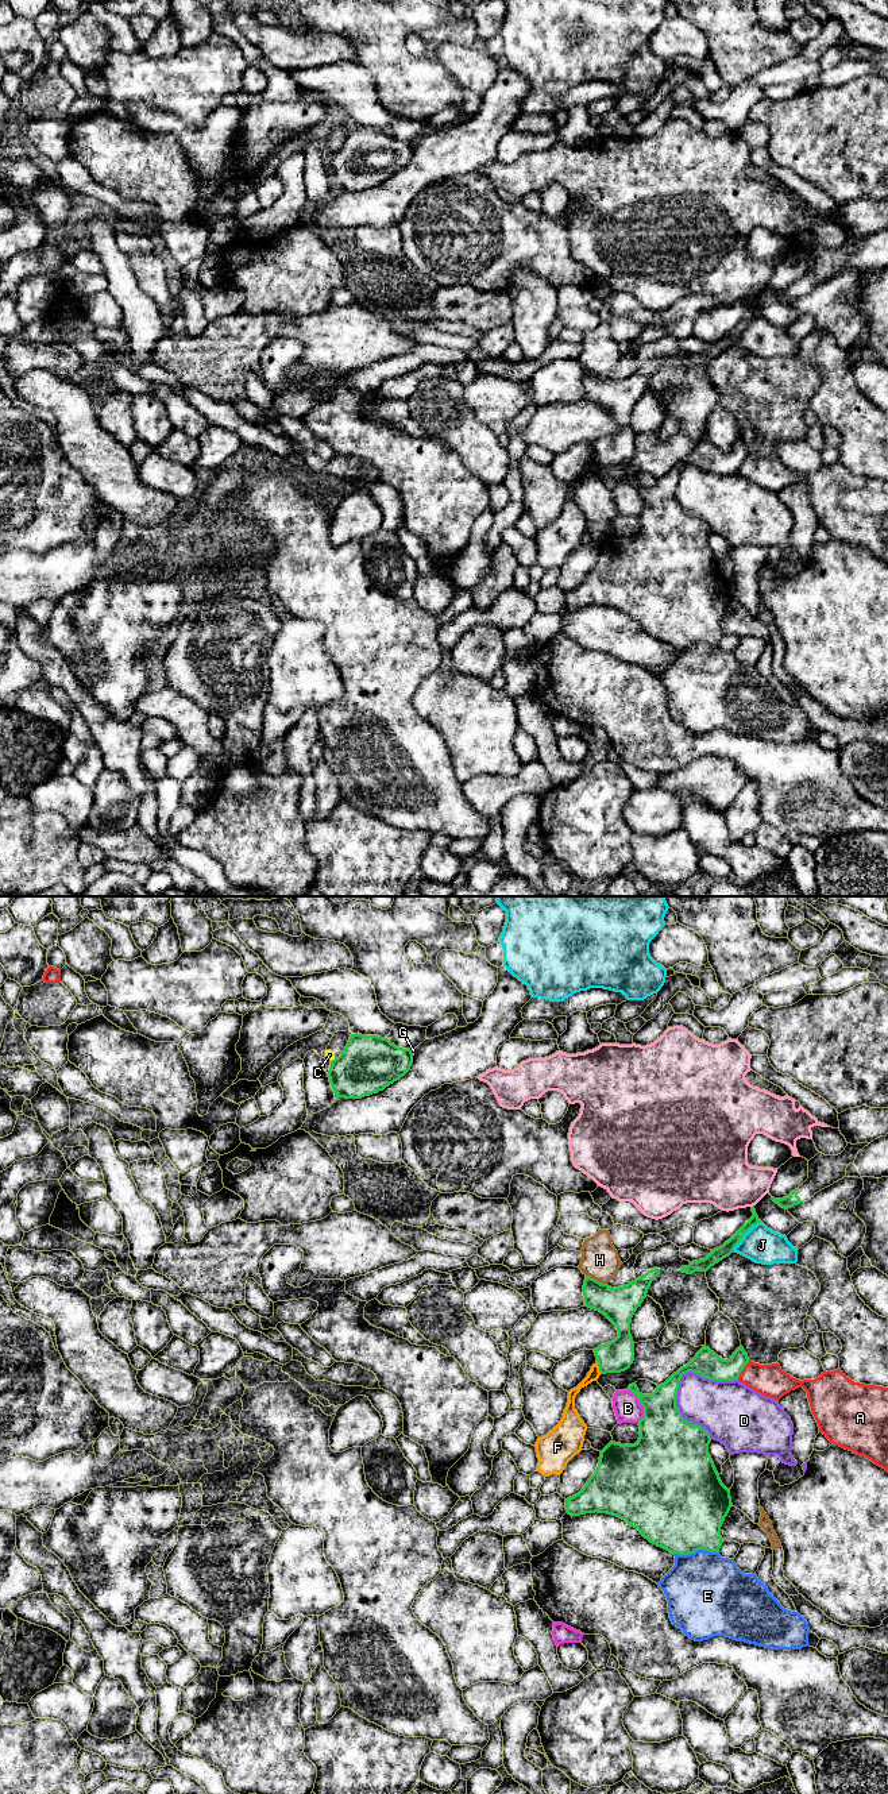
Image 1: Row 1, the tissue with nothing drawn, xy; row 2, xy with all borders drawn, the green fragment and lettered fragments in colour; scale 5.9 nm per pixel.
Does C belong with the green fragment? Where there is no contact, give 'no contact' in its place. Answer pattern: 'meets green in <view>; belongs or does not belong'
meets green in xy; does not belong

